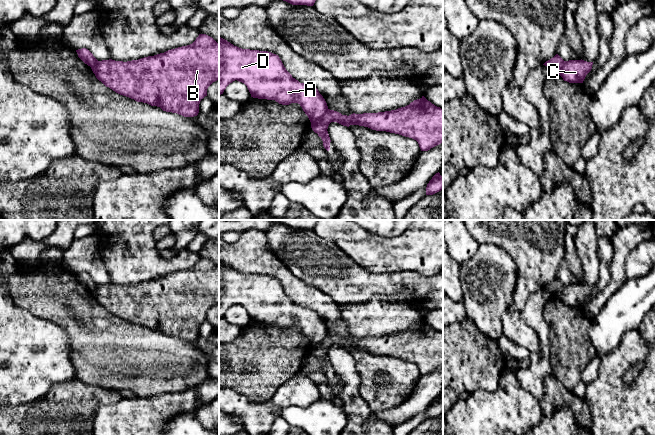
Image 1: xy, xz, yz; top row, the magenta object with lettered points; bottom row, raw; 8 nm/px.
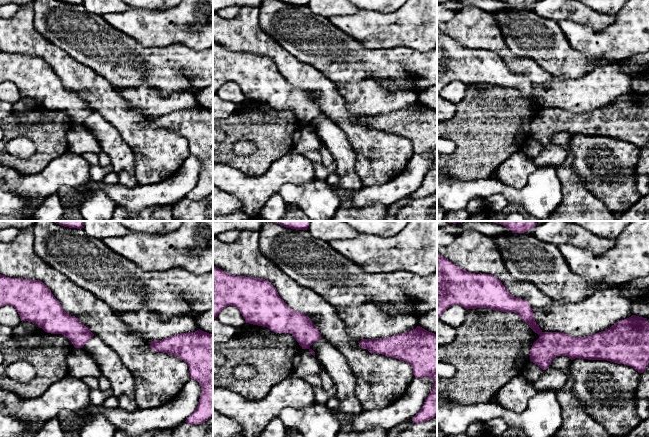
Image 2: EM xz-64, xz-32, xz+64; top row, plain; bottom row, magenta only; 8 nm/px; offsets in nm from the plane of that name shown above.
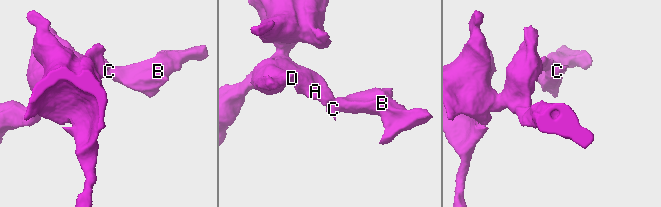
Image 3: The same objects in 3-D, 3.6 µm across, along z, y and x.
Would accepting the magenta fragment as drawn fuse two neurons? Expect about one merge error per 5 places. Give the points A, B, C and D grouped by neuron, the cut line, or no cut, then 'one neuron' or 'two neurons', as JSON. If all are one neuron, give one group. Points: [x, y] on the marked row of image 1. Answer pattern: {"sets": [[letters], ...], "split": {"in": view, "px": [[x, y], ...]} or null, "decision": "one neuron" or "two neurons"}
{"sets": [["A", "D"], ["B", "C"]], "split": {"in": "xz", "px": [[328, 109], [321, 117], [311, 123]]}, "decision": "two neurons"}

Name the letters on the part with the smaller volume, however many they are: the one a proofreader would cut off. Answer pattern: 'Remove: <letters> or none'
Remove: B, C

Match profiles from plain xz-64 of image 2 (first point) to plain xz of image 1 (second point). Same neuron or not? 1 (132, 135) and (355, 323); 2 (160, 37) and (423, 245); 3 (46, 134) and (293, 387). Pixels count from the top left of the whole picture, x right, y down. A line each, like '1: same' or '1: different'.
1: different
2: same
3: different

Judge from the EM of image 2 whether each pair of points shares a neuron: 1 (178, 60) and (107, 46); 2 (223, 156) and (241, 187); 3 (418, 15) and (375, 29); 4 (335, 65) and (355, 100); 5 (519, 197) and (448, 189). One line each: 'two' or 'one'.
1: one
2: two
3: one
4: two
5: one

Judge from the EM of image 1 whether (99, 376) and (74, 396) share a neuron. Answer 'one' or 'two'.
two

